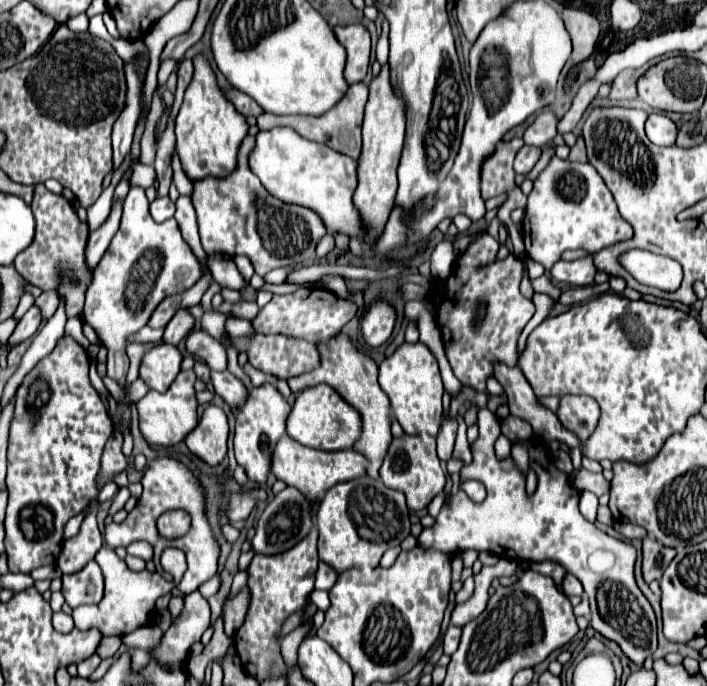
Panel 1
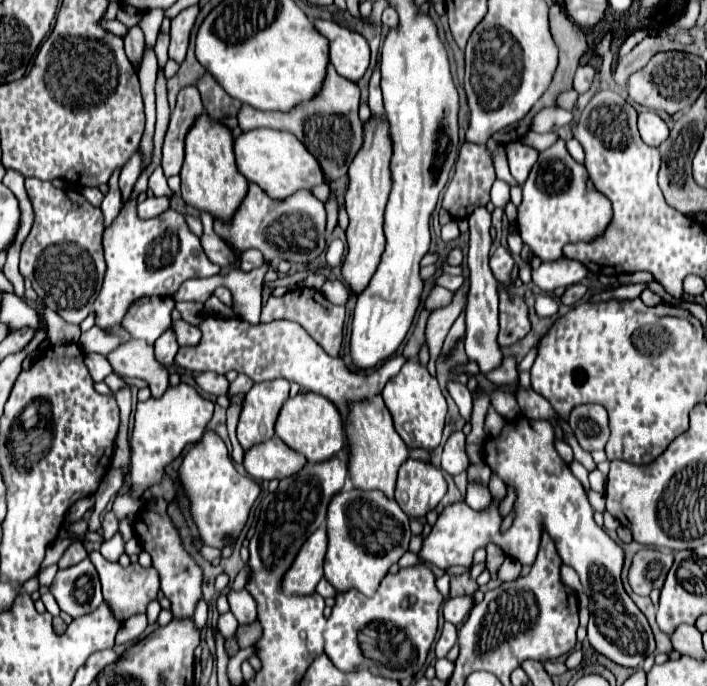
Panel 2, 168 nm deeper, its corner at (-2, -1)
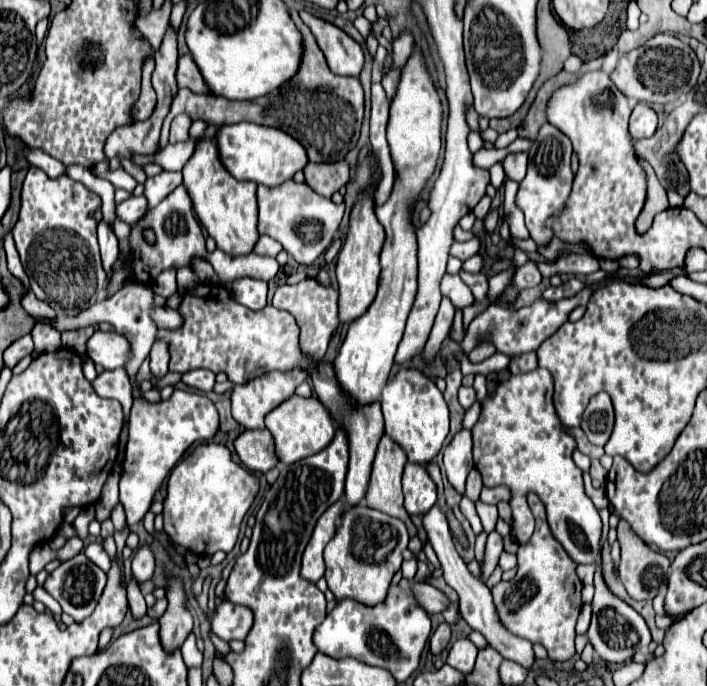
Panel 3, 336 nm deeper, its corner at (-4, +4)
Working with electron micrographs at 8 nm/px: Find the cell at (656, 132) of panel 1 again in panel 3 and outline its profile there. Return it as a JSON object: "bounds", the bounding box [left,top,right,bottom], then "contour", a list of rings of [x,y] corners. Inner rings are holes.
{"bounds":[629,103,657,139],"contour":[[[645,103],[635,105],[629,119],[629,133],[635,139],[645,139],[651,137],[655,131],[657,131],[657,113]]]}

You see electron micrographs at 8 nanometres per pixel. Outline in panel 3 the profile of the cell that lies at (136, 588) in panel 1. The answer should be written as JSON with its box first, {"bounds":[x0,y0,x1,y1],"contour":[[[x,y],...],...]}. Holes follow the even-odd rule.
{"bounds":[85,543,111,571],"contour":[[[89,543],[89,547],[85,549],[85,555],[87,555],[95,565],[99,565],[103,571],[109,571],[111,559],[109,559],[109,555],[105,553],[103,545],[99,545],[99,543]]]}

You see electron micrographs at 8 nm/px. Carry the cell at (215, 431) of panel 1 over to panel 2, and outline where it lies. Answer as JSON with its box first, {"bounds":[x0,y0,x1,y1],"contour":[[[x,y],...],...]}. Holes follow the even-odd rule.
{"bounds":[177,432,261,550],"contour":[[[207,432],[203,440],[185,454],[177,480],[179,488],[189,500],[191,516],[197,524],[201,544],[219,550],[223,550],[229,544],[235,544],[261,488],[251,476],[241,476],[235,470],[233,462],[229,460],[225,442],[215,432]]]}

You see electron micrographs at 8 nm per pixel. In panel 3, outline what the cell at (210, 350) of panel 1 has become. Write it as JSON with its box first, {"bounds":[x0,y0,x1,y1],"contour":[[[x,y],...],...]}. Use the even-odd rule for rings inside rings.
{"bounds":[153,307,183,331],"contour":[[[157,307],[153,319],[155,319],[155,323],[157,323],[159,329],[173,331],[173,329],[179,329],[183,325],[181,313],[175,311],[175,309],[169,309],[169,307]]]}

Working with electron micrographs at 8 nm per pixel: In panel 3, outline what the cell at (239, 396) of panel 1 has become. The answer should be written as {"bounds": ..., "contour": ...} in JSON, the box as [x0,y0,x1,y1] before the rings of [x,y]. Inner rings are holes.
{"bounds":[181,369,215,391],"contour":[[[195,369],[195,371],[189,371],[181,377],[181,381],[193,389],[199,389],[199,391],[213,391],[213,385],[215,385],[215,373],[213,371],[207,371],[207,369]]]}

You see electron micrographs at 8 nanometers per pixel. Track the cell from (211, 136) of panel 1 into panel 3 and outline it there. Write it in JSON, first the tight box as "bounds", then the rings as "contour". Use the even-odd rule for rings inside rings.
{"bounds":[183,139,259,255],"contour":[[[197,139],[195,153],[183,167],[183,185],[193,201],[193,209],[201,225],[217,241],[217,247],[227,255],[251,253],[259,239],[255,199],[257,185],[253,185],[253,181],[237,181],[235,177],[229,177],[229,171],[217,157],[217,139]]]}

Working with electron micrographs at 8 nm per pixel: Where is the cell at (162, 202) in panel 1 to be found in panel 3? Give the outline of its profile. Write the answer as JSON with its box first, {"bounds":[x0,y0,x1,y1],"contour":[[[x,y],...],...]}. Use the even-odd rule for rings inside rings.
{"bounds":[115,195,147,225],"contour":[[[131,195],[121,205],[117,205],[115,213],[117,213],[119,219],[127,221],[129,225],[133,225],[133,223],[137,223],[147,213],[147,201],[145,201],[145,197],[133,197]]]}

